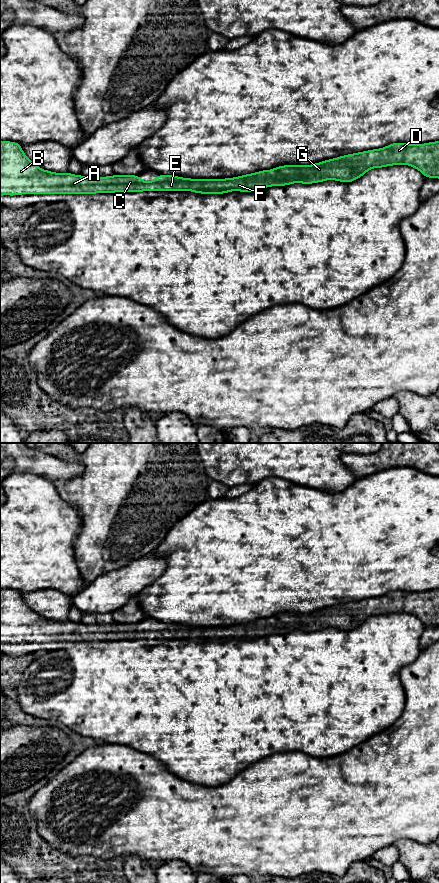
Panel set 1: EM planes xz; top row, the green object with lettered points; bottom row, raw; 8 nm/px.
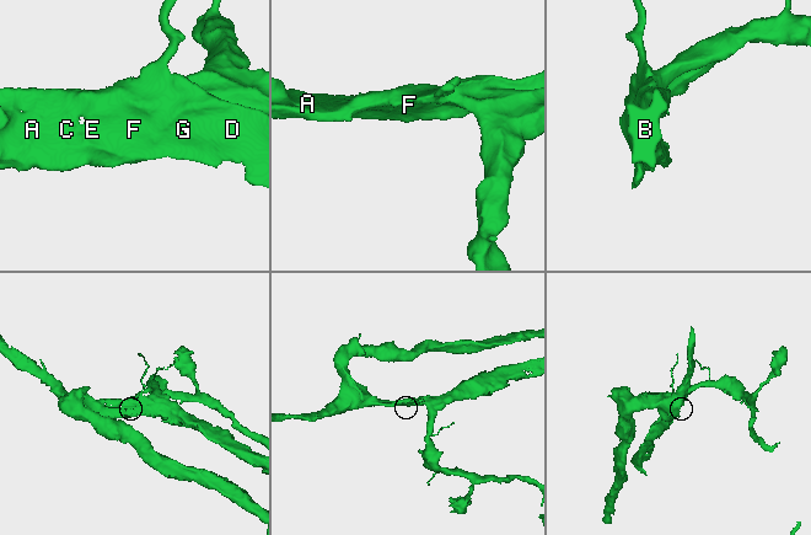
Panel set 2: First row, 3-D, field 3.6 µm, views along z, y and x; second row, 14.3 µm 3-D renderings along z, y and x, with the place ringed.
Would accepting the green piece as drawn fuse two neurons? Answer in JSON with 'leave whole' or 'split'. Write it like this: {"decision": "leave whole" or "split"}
{"decision": "leave whole"}

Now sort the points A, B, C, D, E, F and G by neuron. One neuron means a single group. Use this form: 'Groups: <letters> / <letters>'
Groups: A B C D E F G

